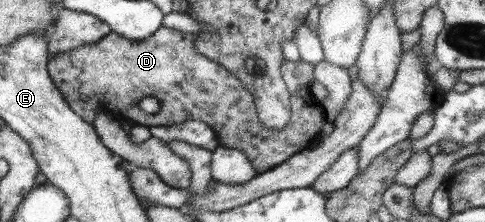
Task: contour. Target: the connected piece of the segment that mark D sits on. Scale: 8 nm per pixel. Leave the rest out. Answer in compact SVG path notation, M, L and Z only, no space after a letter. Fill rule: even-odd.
M163 26L140 41L130 41L114 32L109 32L93 44L84 44L73 50L51 56L46 66L51 83L62 94L68 107L79 115L83 122L92 125L94 112L97 109L105 109L119 123L131 122L133 125L147 128L172 126L191 120L202 121L215 133L217 146L242 152L257 173L276 167L299 151L309 148L321 132L321 125L326 121L320 103L310 93L309 87L313 81L311 64L303 60L281 62L280 74L289 93L290 117L281 131L267 129L261 126L259 118L256 118L252 95L242 85L226 80L217 63L208 60L194 49L194 34L171 30ZM145 97L151 97L157 101L159 110L156 113L148 114L139 109L137 104Z

